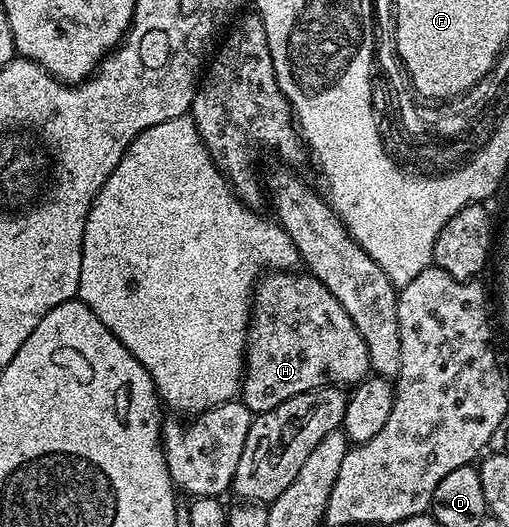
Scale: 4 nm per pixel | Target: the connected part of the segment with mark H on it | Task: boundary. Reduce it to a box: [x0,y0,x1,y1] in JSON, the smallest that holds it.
[240,270,370,414]

